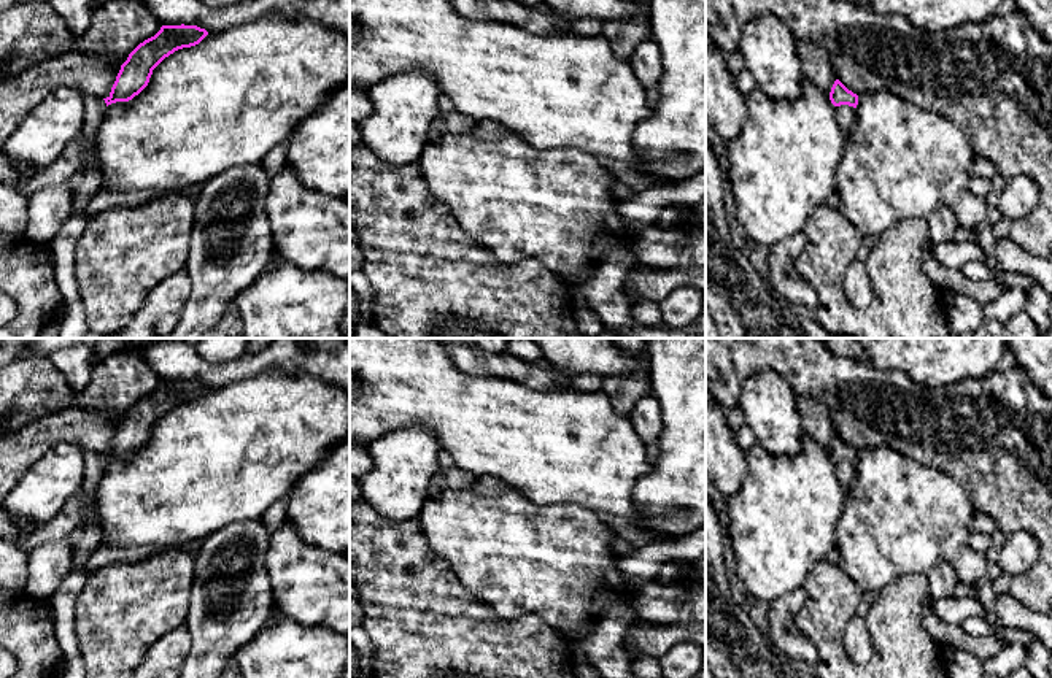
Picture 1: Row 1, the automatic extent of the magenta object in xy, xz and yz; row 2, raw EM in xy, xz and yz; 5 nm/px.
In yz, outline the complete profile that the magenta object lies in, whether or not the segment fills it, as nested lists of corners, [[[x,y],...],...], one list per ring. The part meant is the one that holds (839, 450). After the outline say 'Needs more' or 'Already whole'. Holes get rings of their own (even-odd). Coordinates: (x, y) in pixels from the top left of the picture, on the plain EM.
[[[839,435],[834,437],[830,456],[836,465],[836,476],[839,484],[847,495],[849,489],[855,483],[858,451],[849,446]]]. Needs more

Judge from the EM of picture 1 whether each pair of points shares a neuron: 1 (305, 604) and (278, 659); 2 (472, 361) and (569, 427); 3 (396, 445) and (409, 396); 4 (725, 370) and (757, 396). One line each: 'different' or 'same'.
1: different
2: different
3: different
4: different

